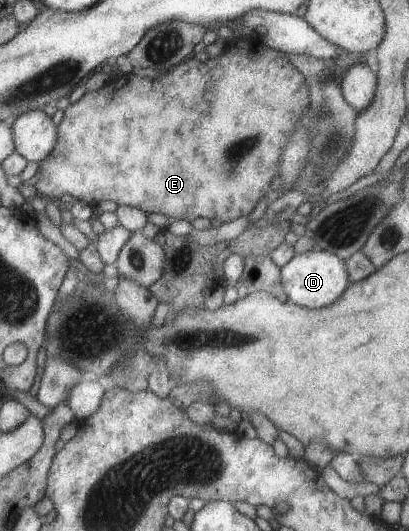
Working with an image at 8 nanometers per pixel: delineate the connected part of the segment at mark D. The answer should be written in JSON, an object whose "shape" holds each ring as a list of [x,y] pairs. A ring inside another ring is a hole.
{"shape":[[[326,251],[295,254],[279,268],[279,273],[287,300],[307,309],[319,309],[334,303],[349,284],[344,261]]]}

